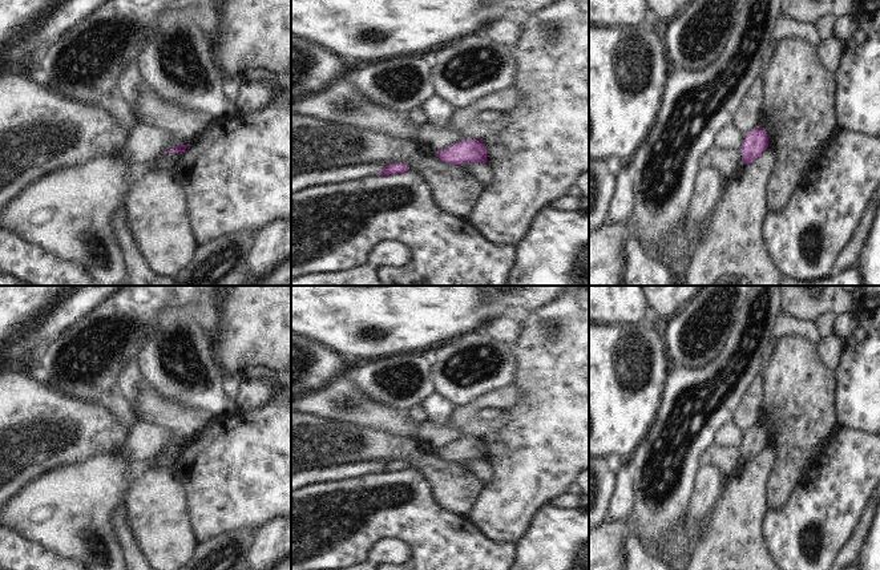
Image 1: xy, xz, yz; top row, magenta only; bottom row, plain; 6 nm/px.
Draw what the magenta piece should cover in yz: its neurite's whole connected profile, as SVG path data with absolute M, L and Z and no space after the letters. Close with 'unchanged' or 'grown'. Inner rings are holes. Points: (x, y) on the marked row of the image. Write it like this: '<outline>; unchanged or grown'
M759 124L744 134L744 140L742 142L740 153L742 153L742 162L744 165L751 163L755 161L760 154L768 147L768 137L764 128Z; unchanged

